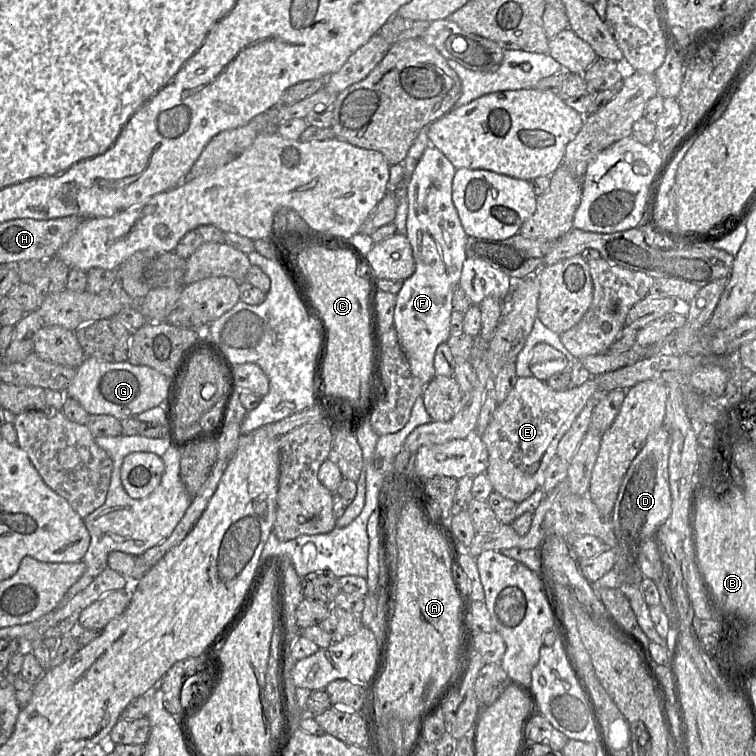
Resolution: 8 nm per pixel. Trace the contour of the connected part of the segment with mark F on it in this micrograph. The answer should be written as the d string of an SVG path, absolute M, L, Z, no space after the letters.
M429 145L408 183L407 234L415 261L415 271L396 295L394 324L398 340L413 375L430 383L435 375L437 347L450 338L452 298L459 286L466 254L467 234L452 201L456 168L436 147Z

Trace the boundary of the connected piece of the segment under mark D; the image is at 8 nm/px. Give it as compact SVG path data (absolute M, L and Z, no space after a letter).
M661 427L658 429L655 433L650 435L643 446L643 448L640 450L636 458L633 460L631 463L627 473L625 474L623 481L621 483L618 496L612 511L612 525L614 529L614 533L617 539L617 547L616 548L609 548L615 550L615 555L616 555L616 562L612 570L616 571L620 576L623 585L639 585L641 580L644 578L642 575L640 568L638 566L638 555L641 546L643 545L644 542L648 540L653 540L655 545L659 544L661 542L661 537L660 537L660 532L659 529L661 526L666 522L666 520L669 518L670 513L671 513L671 493L670 493L670 487L669 487L669 476L668 476L668 459L669 459L669 453L670 453L670 448L671 448L671 436L669 432L667 431L666 428Z

